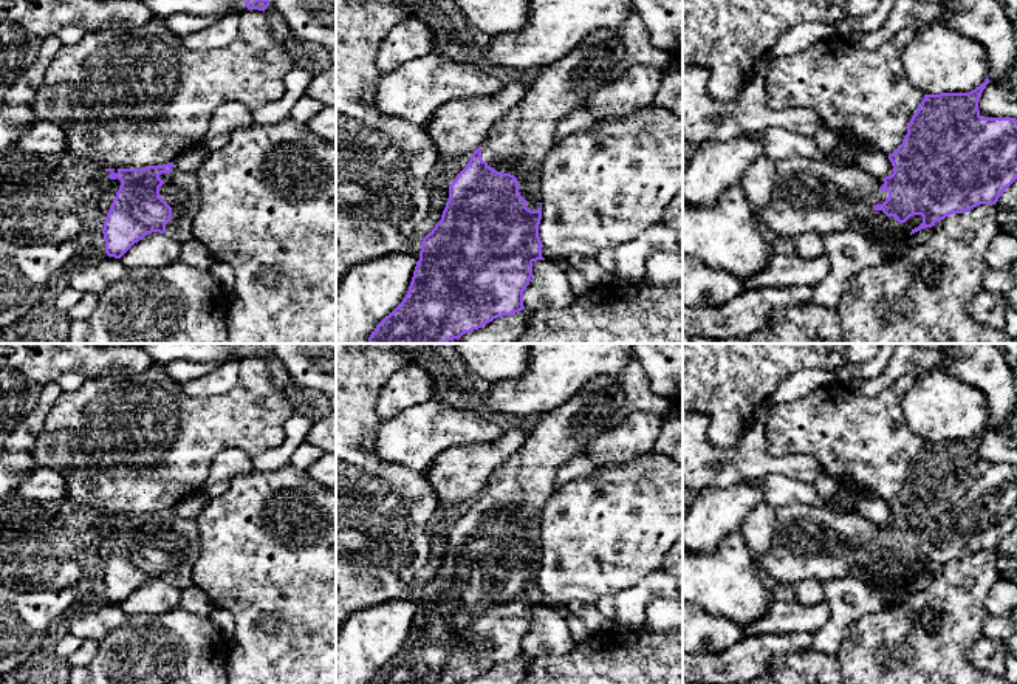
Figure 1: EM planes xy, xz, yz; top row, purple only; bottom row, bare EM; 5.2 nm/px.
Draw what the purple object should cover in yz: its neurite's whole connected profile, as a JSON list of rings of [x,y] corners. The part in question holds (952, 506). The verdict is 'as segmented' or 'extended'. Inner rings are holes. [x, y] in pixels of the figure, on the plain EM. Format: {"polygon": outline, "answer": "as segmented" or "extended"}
{"polygon": [[[986,422],[984,429],[969,439],[940,439],[940,441],[924,441],[924,446],[918,452],[918,457],[912,463],[907,472],[907,481],[902,486],[902,491],[889,501],[889,506],[893,512],[893,520],[885,525],[878,525],[865,517],[850,512],[837,512],[825,508],[808,506],[808,504],[788,504],[776,508],[776,529],[772,535],[771,549],[765,554],[754,556],[757,565],[760,565],[777,583],[796,583],[802,579],[817,579],[820,582],[831,580],[831,579],[844,579],[844,577],[854,577],[854,571],[858,568],[875,568],[878,573],[890,573],[892,569],[906,569],[913,562],[921,562],[923,569],[912,576],[910,582],[935,573],[937,568],[944,566],[952,560],[963,560],[967,559],[980,551],[995,551],[1002,540],[1017,526],[1017,466],[1015,464],[981,464],[978,457],[978,449],[981,444],[983,436],[989,430]]], "answer": "extended"}

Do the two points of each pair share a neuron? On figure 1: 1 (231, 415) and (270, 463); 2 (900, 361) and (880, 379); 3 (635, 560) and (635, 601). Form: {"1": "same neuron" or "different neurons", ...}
{"1": "different neurons", "2": "same neuron", "3": "different neurons"}

